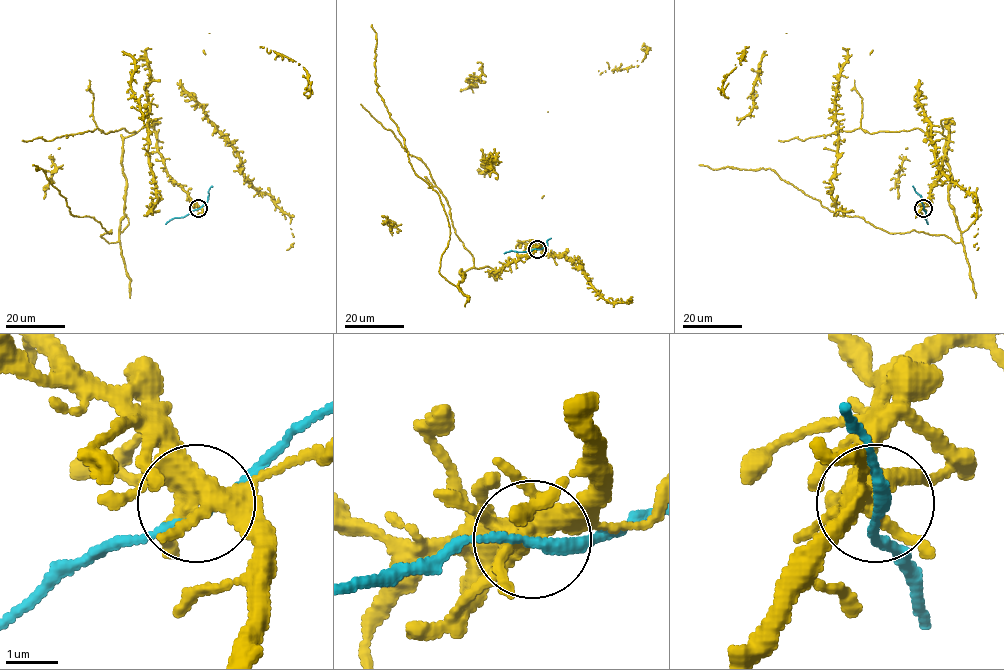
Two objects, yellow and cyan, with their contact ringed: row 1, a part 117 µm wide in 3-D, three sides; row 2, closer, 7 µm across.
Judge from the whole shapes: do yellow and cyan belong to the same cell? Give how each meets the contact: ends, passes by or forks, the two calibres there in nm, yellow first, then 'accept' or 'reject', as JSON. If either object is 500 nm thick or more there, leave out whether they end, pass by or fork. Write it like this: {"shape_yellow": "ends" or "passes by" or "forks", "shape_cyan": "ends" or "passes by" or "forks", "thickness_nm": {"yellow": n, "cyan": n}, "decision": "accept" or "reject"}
{"shape_yellow": "forks", "shape_cyan": "passes by", "thickness_nm": {"yellow": 400, "cyan": 180}, "decision": "reject"}

